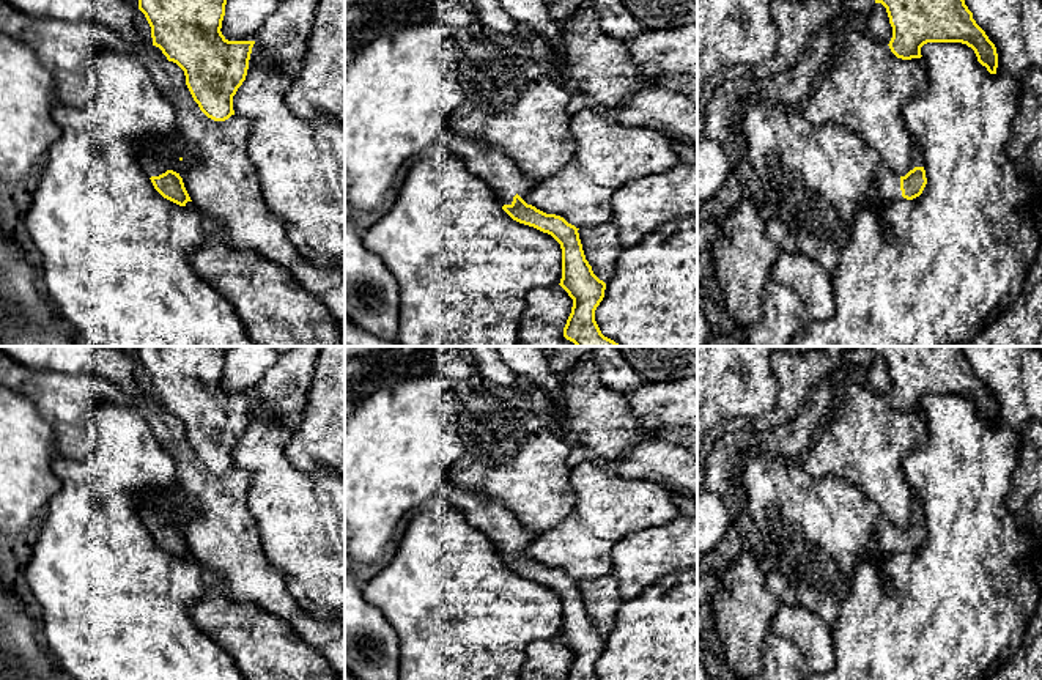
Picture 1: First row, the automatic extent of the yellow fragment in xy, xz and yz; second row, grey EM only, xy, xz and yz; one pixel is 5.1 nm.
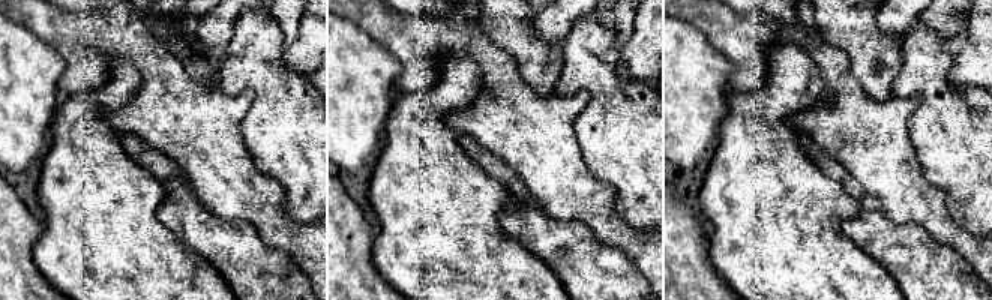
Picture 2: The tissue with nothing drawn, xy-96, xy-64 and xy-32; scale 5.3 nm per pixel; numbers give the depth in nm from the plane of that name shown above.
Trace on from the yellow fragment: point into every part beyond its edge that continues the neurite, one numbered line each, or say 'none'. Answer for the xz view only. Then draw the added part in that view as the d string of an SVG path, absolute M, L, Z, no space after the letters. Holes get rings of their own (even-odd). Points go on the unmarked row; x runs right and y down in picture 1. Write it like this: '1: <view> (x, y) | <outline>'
1: xz (499, 524) | M449 480L441 486L441 502L461 510L467 521L494 543L502 559L512 557L516 546L523 551L538 535L526 529L499 501Z

